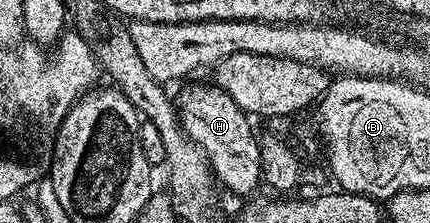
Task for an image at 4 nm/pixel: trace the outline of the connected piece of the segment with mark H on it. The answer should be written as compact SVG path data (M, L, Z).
M205 85L187 86L186 89L183 90L181 94L179 95L176 94L175 104L177 107L177 115L181 119L182 129L184 129L185 134L187 134L187 136L191 138L193 142L195 142L195 144L197 144L199 148L201 148L204 151L205 158L208 159L210 167L213 168L214 178L216 178L216 180L220 182L220 184L222 181L222 183L225 184L226 187L229 188L231 192L238 193L238 195L241 197L246 196L245 198L248 198L250 195L253 195L253 194L248 195L248 193L255 192L257 189L257 184L260 186L262 184L263 178L261 175L261 143L258 134L256 135L253 134L252 123L254 124L254 122L251 120L250 114L244 113L244 111L242 111L242 109L240 109L238 105L235 103L235 99L231 99L231 97L226 93L224 93L224 91L222 91L221 89L218 89L216 87L210 87L210 89L208 89L208 87Z

